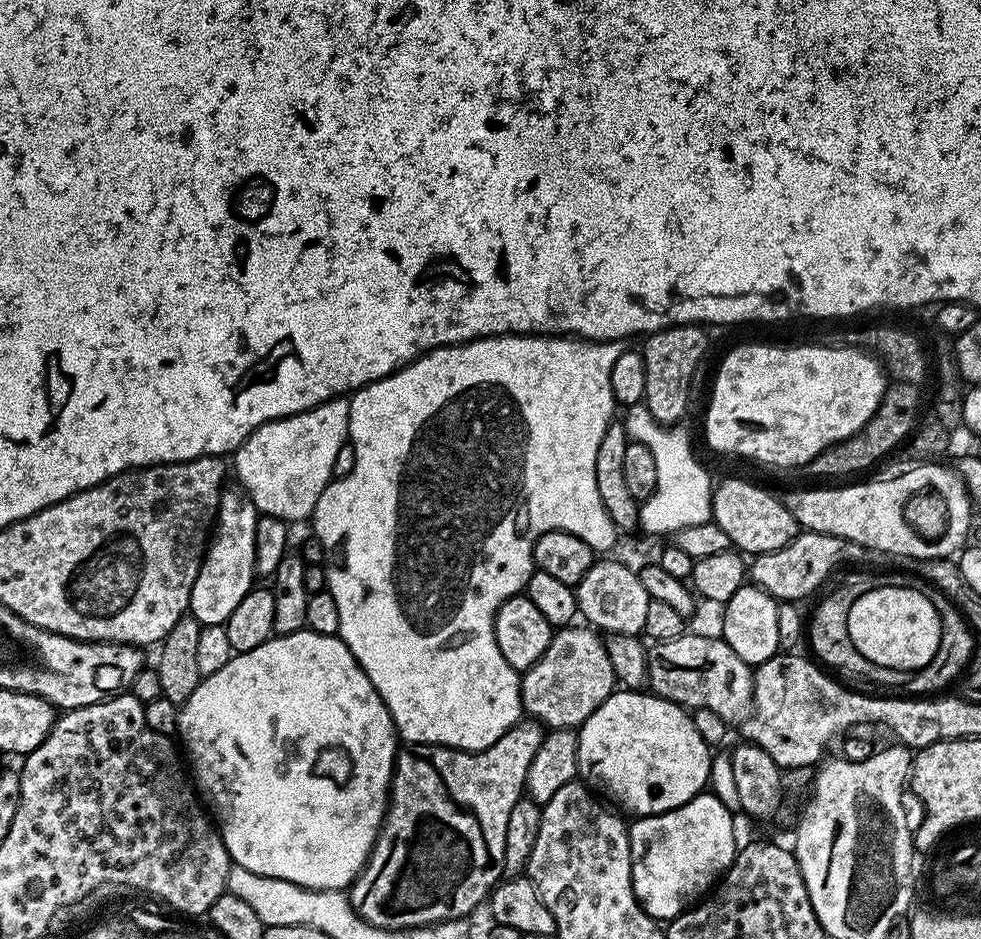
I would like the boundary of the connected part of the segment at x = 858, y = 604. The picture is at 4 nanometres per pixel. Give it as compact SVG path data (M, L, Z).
M916 586L870 590L850 607L848 624L854 646L880 668L915 672L934 658L940 645L938 610Z

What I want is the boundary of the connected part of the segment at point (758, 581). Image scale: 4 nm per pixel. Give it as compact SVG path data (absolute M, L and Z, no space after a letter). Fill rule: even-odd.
M801 531L786 546L773 552L762 552L750 564L750 580L755 587L769 592L778 602L801 602L828 580L828 575L843 564L860 564L870 556L869 549L858 542L821 532Z

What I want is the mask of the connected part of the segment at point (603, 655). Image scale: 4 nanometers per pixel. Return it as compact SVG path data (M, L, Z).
M564 626L553 631L546 654L542 654L542 658L538 658L538 662L520 677L523 711L548 730L579 729L584 720L606 702L618 684L601 633L588 626L576 627Z

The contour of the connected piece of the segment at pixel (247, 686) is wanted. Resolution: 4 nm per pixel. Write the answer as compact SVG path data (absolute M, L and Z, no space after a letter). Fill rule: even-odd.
M311 630L285 636L273 635L272 639L262 642L262 646L254 646L254 650L235 653L226 666L203 677L194 694L190 694L190 698L179 705L179 710L178 736L184 739L183 751L190 765L191 779L206 804L208 799L207 807L218 825L231 863L254 870L254 874L282 878L303 888L347 889L368 863L368 855L376 845L376 836L380 833L384 813L388 810L388 790L392 787L392 768L396 765L398 733L386 702L382 702L378 690L374 690L374 682L366 678L362 666L339 635L327 636Z

